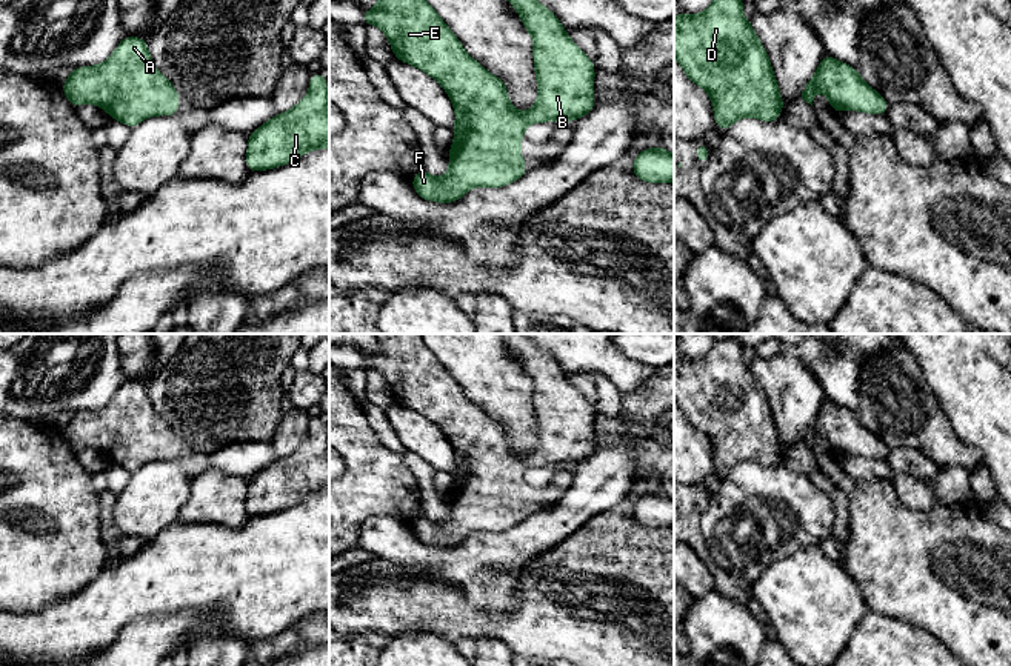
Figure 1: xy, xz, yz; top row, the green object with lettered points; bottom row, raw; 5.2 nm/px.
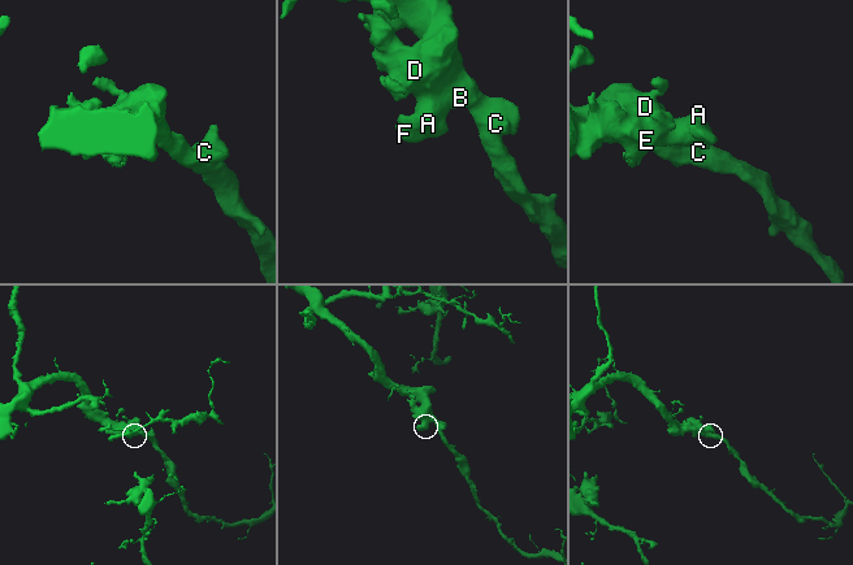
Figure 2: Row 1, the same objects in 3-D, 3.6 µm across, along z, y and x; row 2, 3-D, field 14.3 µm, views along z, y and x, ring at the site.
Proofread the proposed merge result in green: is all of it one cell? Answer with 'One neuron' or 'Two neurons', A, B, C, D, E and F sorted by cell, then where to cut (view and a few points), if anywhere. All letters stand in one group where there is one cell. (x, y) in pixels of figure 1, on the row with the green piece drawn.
One neuron. Groups: A B C D E F. No split

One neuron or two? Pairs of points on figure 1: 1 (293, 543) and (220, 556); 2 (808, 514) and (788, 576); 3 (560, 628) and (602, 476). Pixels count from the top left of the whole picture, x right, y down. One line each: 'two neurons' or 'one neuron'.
1: one neuron
2: two neurons
3: two neurons

